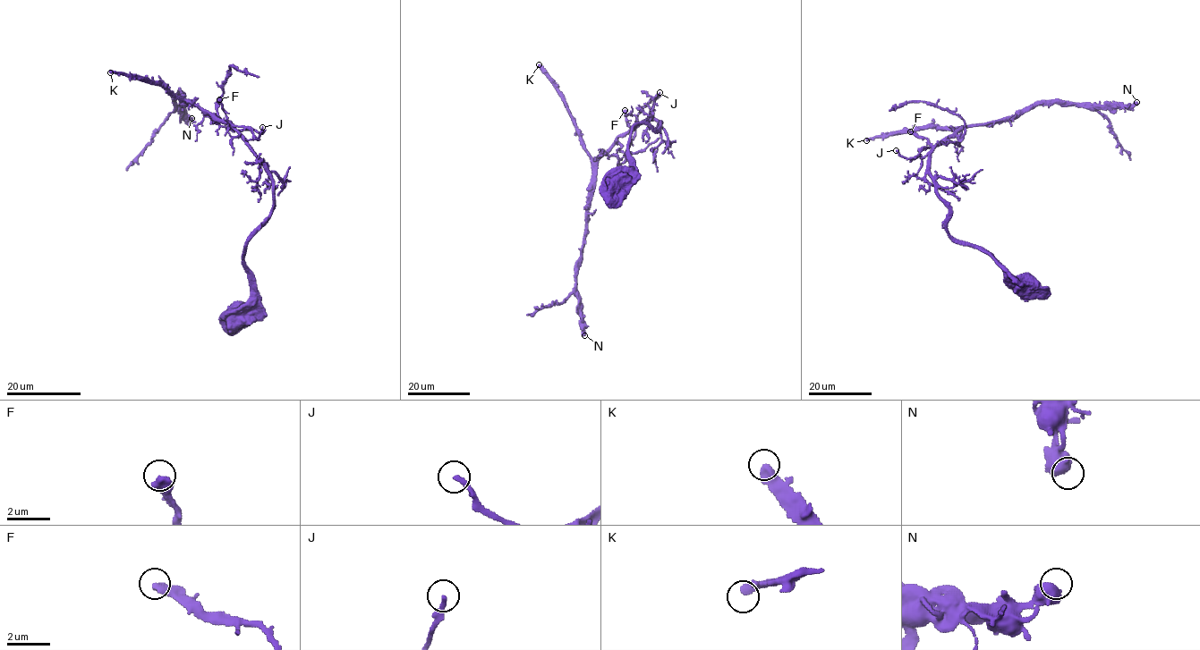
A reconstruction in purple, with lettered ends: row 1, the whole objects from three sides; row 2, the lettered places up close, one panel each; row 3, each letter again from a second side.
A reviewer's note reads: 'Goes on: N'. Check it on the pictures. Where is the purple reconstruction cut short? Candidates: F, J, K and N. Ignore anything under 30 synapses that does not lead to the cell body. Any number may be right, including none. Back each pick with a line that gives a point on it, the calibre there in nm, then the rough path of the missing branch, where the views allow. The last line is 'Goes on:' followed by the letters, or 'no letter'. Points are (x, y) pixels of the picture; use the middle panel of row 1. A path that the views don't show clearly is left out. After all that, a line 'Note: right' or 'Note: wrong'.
K: at (539, 64); 500 nm thick
Goes on: K
Note: wrong

